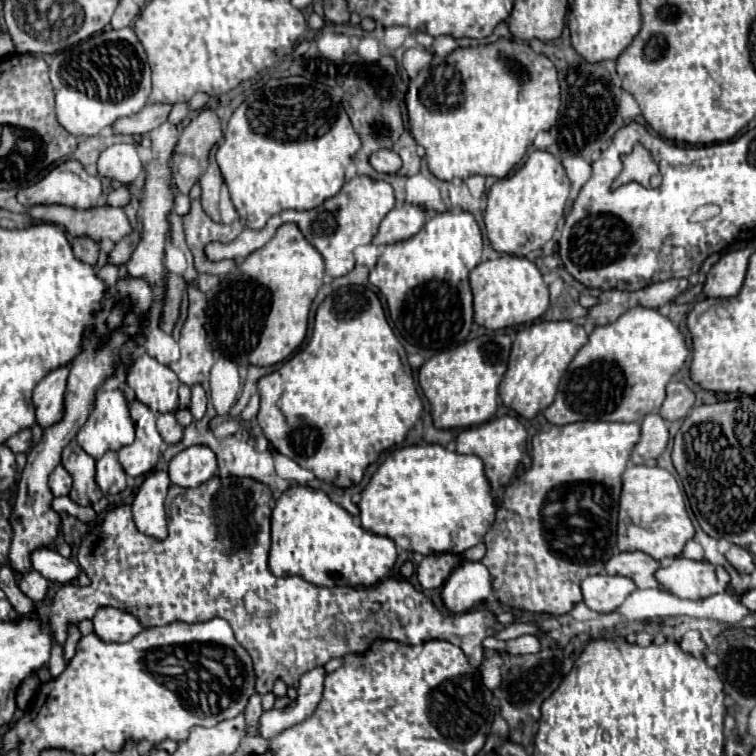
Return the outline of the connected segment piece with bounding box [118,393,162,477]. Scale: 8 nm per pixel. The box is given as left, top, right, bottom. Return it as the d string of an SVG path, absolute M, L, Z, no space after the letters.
M128 393L126 399L130 405L132 423L136 425L136 445L122 447L118 451L118 459L130 477L138 477L150 473L156 467L160 457L162 437L156 429L156 415Z

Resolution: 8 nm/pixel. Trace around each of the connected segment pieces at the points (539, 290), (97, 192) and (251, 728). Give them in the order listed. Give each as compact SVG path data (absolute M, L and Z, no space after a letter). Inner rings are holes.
M500 255L498 259L490 259L480 263L478 267L474 267L474 271L470 273L470 287L474 293L474 321L490 331L498 331L498 329L506 329L506 327L514 327L514 325L524 325L524 323L532 323L536 319L540 319L548 309L550 309L550 291L548 285L542 279L542 273L538 271L538 267L526 259L526 257L518 257L518 255Z
M68 159L54 167L42 181L20 189L16 199L22 205L52 205L62 203L68 207L96 207L102 195L102 185L98 177L86 173L86 169L76 161Z
M254 695L246 707L246 731L248 735L258 735L258 719L262 715L262 705L260 705L260 695Z

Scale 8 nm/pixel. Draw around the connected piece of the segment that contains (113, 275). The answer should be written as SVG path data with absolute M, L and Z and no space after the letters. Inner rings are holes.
M106 263L100 271L98 271L98 275L102 275L102 281L110 287L110 285L114 285L116 281L118 281L118 271L120 271L120 267L118 265L114 265L114 263Z

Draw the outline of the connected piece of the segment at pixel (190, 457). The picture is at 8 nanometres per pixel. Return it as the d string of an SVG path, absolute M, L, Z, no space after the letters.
M188 447L172 457L168 465L170 481L178 487L198 487L216 471L216 457L208 447Z

